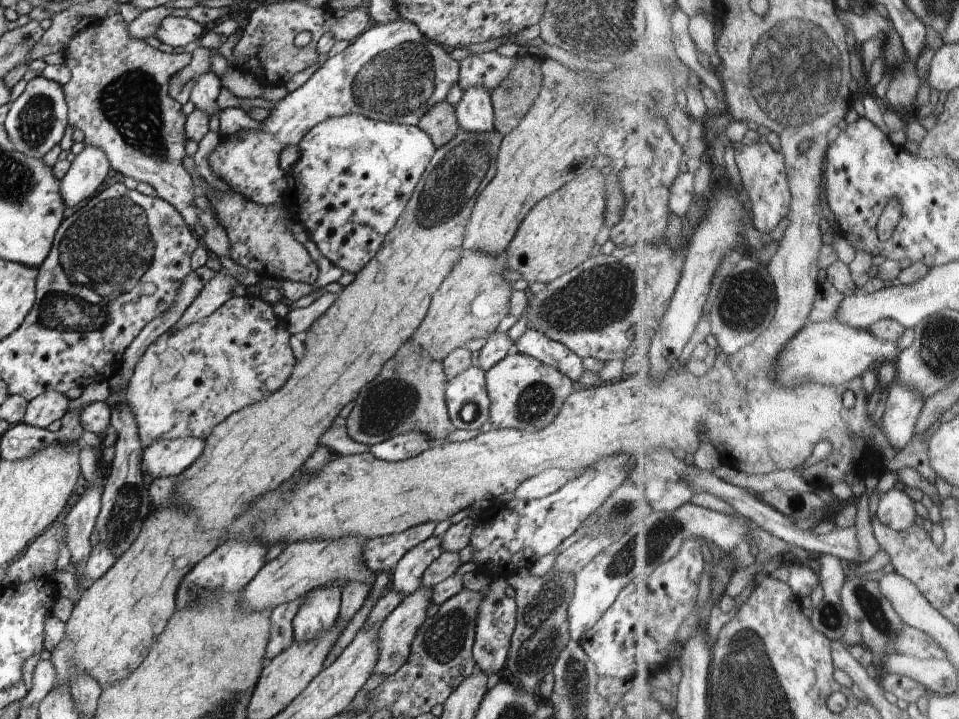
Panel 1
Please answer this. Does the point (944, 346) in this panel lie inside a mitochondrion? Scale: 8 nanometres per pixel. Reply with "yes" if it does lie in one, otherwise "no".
yes

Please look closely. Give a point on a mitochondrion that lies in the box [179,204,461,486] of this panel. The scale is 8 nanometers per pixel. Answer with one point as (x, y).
(389, 403)

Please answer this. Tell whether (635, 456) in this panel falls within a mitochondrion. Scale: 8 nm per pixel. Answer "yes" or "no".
no

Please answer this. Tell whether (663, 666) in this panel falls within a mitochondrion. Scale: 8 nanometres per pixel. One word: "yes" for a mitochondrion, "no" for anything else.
no

